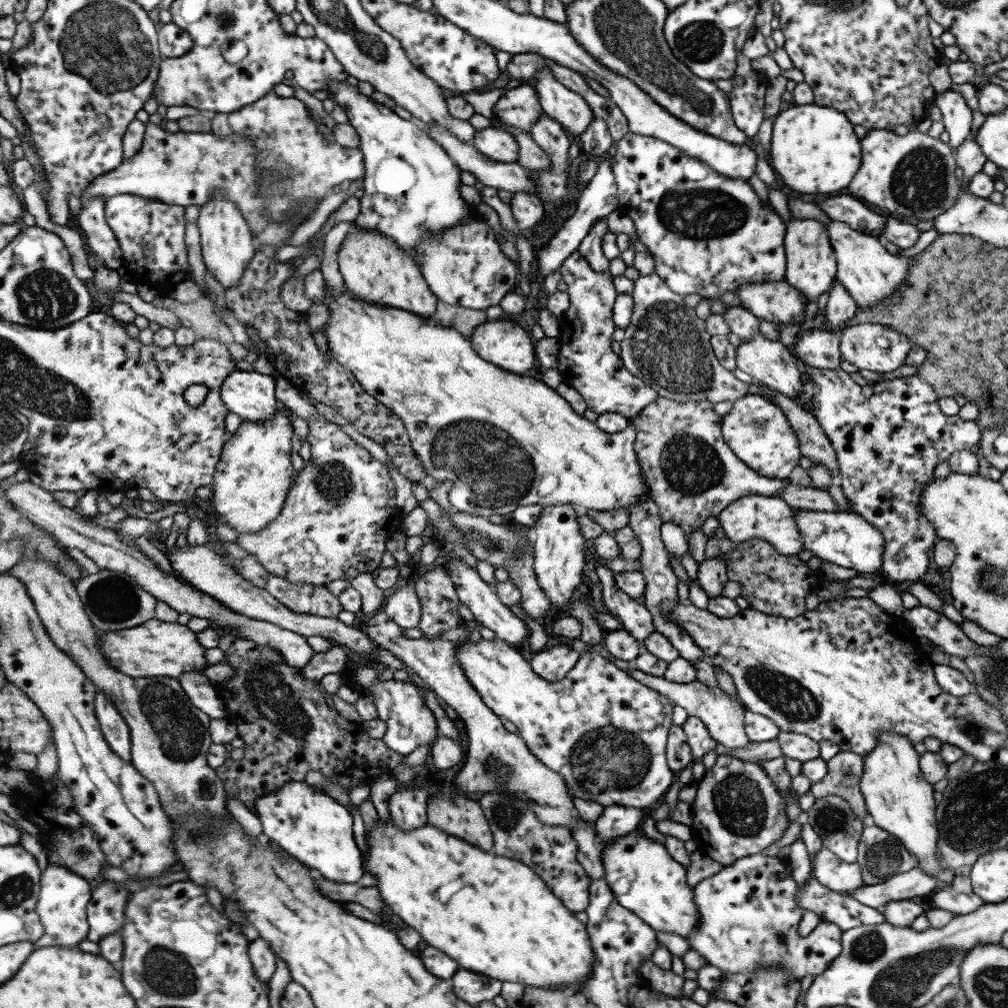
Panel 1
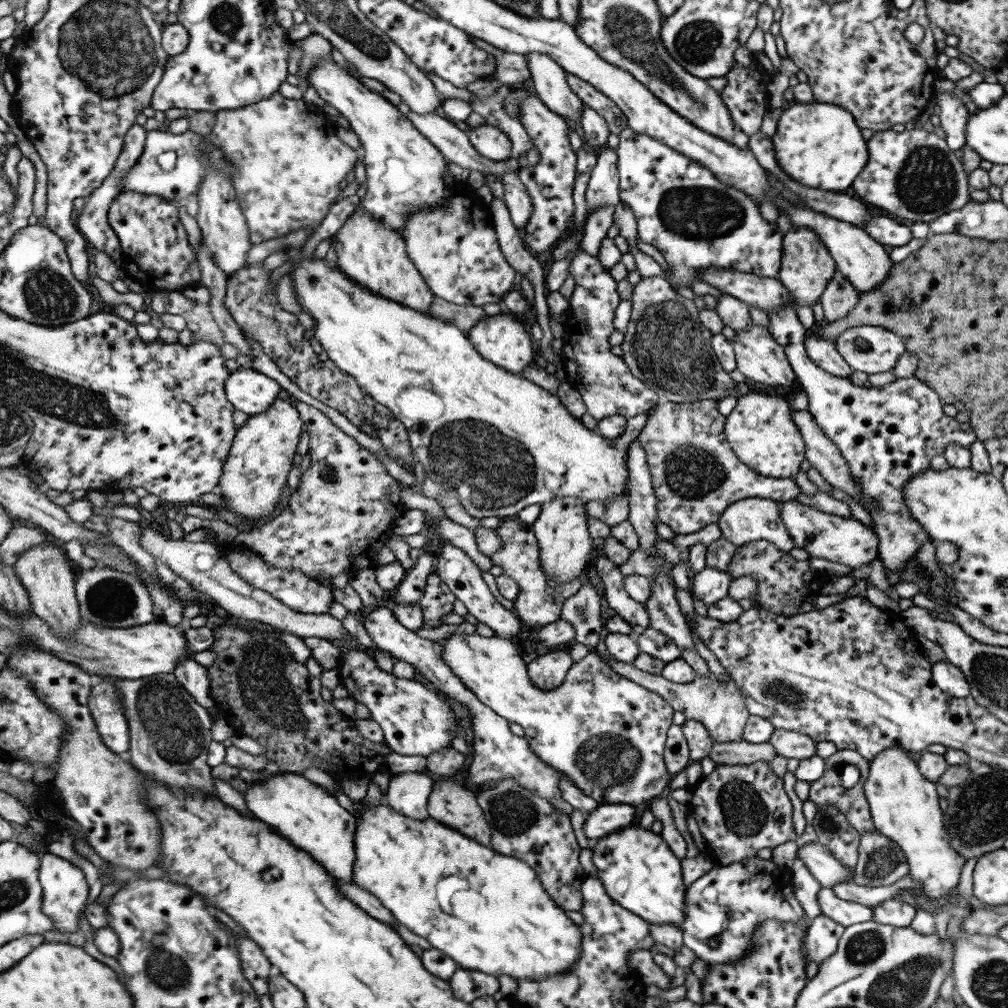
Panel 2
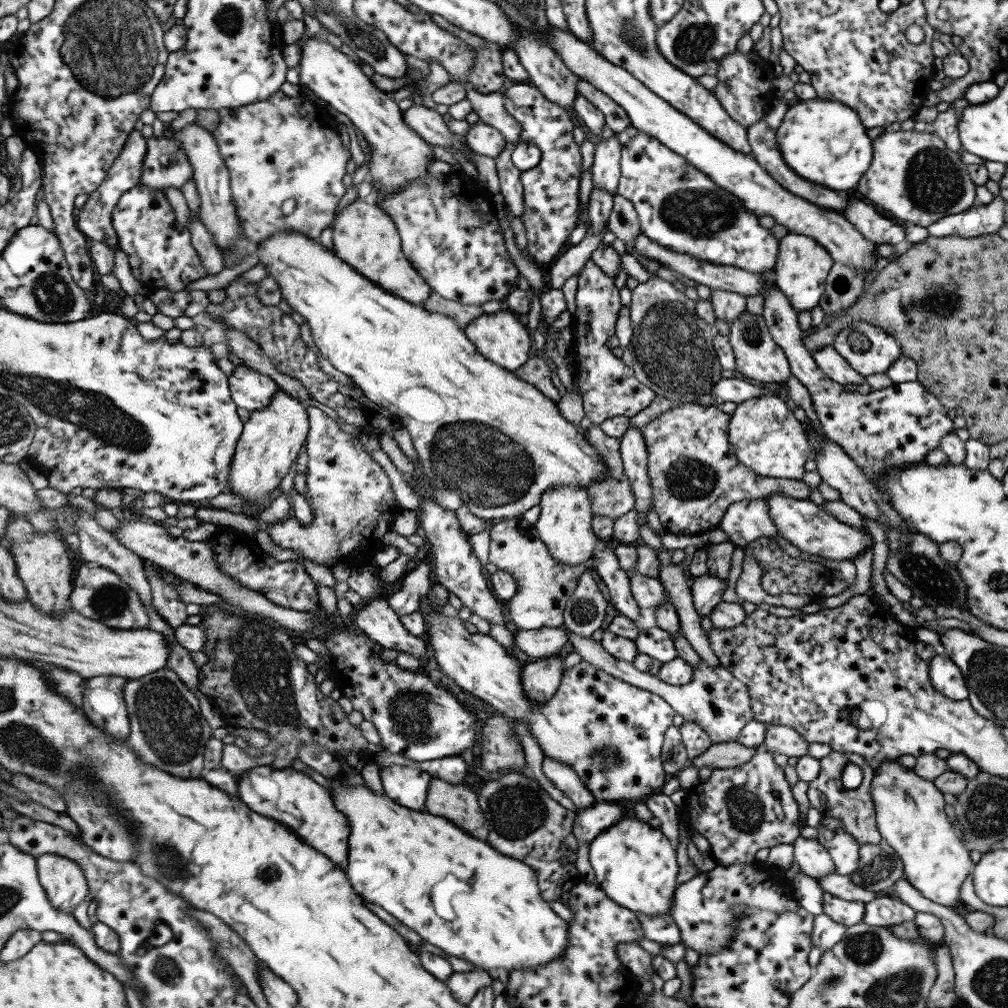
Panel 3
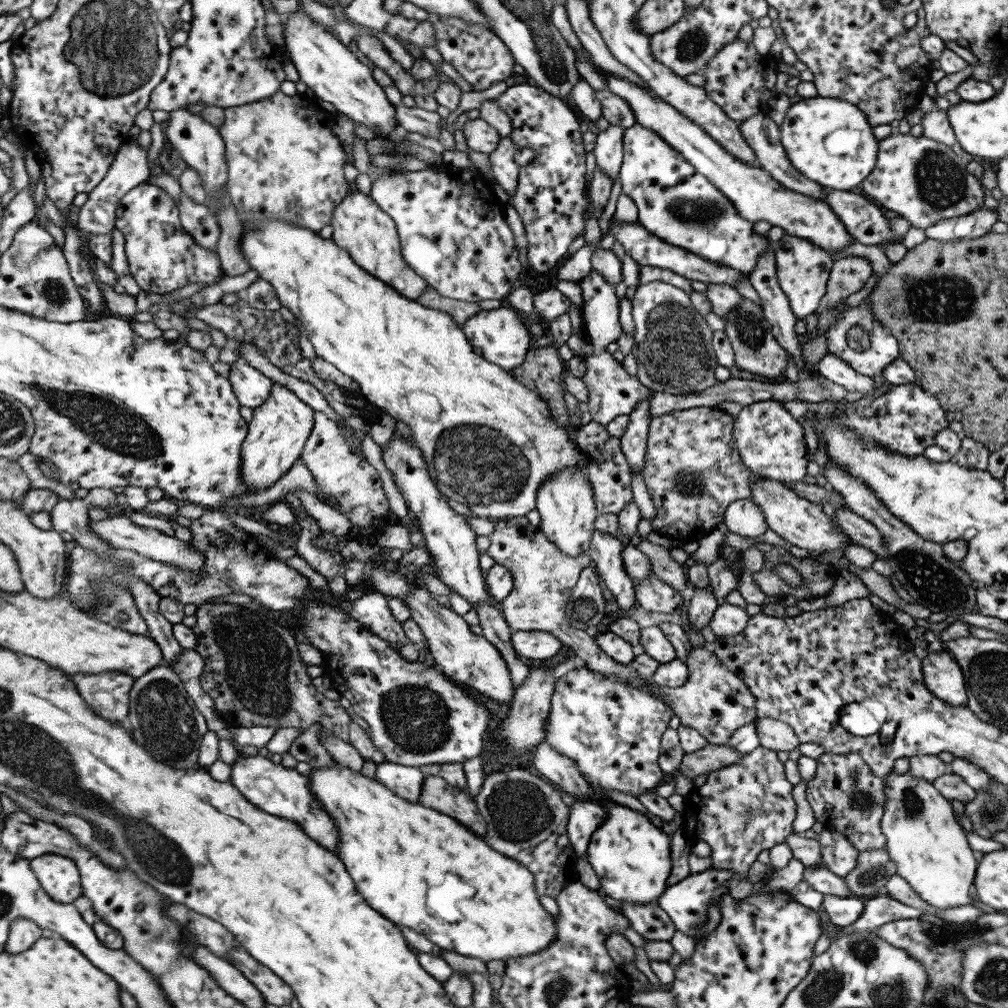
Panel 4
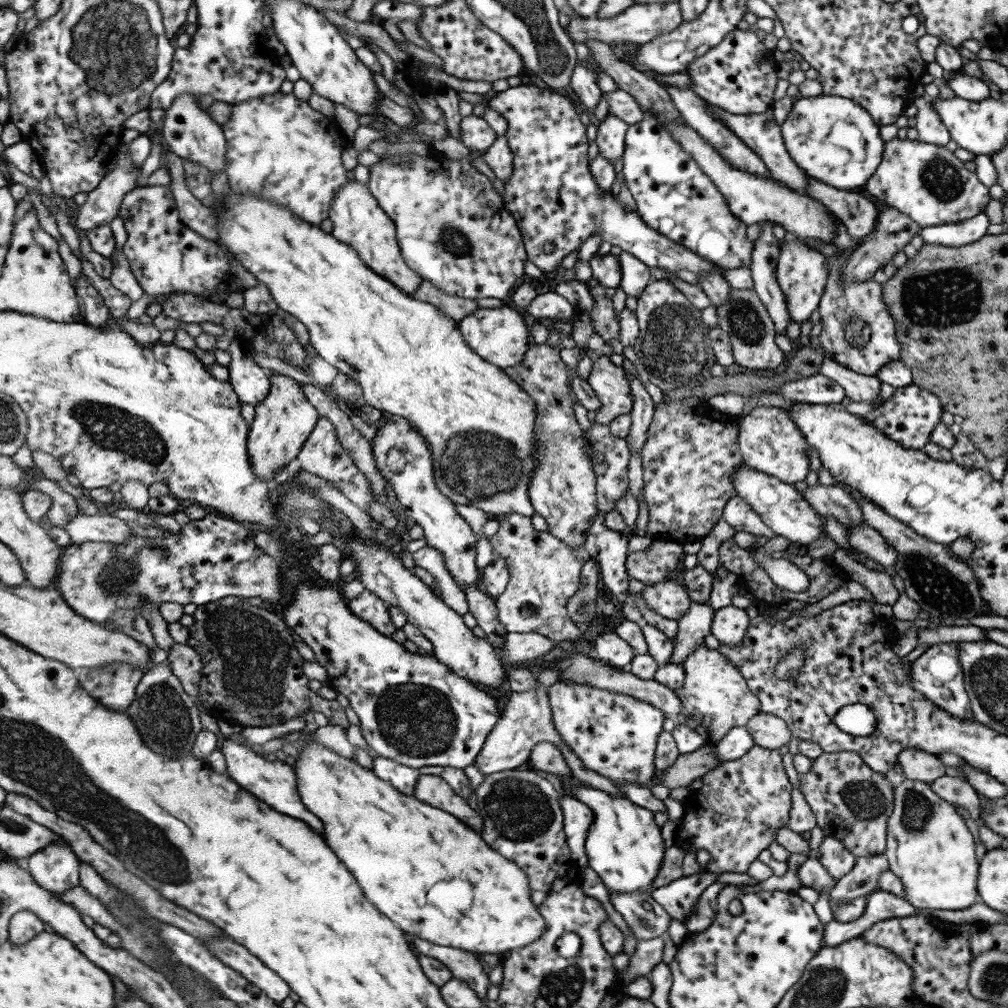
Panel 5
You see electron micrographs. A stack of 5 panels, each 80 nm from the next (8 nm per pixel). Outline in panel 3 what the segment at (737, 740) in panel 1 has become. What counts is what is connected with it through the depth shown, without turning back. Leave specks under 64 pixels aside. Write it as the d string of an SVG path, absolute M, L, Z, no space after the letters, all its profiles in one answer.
M568 630L567 644L569 649L576 650L581 656L581 660L595 665L607 674L627 682L627 684L659 696L670 706L674 714L681 716L683 721L697 724L710 738L711 744L735 741L741 728L753 719L747 688L720 665L707 666L700 658L698 664L693 666L691 681L688 684L671 686L661 682L657 675L653 676L649 673L639 672L631 663L613 658L603 650L599 641L596 642L591 637L583 638Z

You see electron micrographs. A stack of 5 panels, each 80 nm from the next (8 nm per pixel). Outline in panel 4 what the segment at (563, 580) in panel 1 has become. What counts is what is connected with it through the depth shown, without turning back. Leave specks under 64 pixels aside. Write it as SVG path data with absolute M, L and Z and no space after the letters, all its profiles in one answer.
M576 464L552 474L537 487L534 508L539 513L538 529L543 536L567 556L586 554L592 531L599 515L596 513L591 485L587 481L585 465Z

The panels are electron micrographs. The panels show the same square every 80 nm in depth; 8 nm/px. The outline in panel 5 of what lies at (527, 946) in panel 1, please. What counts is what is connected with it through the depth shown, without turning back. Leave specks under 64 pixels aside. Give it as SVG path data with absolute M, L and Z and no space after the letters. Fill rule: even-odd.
M307 740L303 742L303 751L301 751L301 755L299 755L299 759L295 762L296 767L296 773L298 774L298 785L300 793L302 794L303 802L307 805L307 808L311 810L311 812L314 812L315 816L321 816L321 820L325 822L325 832L327 832L327 844L331 846L331 848L339 854L339 858L343 858L343 862L346 863L347 868L355 874L355 878L359 878L359 884L363 886L363 892L367 894L367 898L371 900L371 902L375 902L375 906L379 906L379 910L383 910L383 914L387 914L393 922L399 922L399 926L403 926L403 930L407 930L407 936L411 934L411 936L417 936L417 938L423 938L423 940L429 940L429 942L433 942L433 944L441 944L441 946L450 946L451 948L460 948L461 950L466 950L467 952L476 952L476 954L479 954L479 956L482 956L483 954L495 954L495 955L501 955L503 956L504 953L506 953L508 950L515 950L516 948L521 948L522 946L527 946L528 944L531 944L532 942L535 942L545 930L546 924L544 921L544 918L538 913L538 908L535 904L531 901L531 898L529 897L529 892L531 892L531 889L528 885L528 878L527 875L524 874L523 870L519 869L518 866L511 862L510 859L503 858L503 855L500 855L498 851L491 850L491 847L488 847L486 844L483 844L484 840L481 840L479 838L479 834L475 834L473 830L469 830L469 827L465 826L465 823L462 822L462 820L459 820L455 818L450 812L446 810L441 810L439 807L431 806L429 803L423 802L422 799L419 799L417 797L413 797L409 794L405 794L401 790L397 790L390 782L387 782L386 779L379 778L378 774L375 774L375 771L369 770L368 768L365 768L364 766L361 766L359 764L358 760L349 760L349 758L343 758L343 756L339 756L339 754L335 754L333 750L329 750L329 748L325 748L323 744L317 744L317 742L313 740ZM455 884L461 884L463 888L459 888L459 890L453 890L453 886ZM439 886L443 888L443 890L439 890ZM445 886L447 886L447 908L443 908L443 906L439 906L437 902L443 898L441 894L445 892ZM433 890L437 890L439 894L437 896L431 896L429 898L429 894L433 892ZM433 898L437 900L437 902L433 902Z

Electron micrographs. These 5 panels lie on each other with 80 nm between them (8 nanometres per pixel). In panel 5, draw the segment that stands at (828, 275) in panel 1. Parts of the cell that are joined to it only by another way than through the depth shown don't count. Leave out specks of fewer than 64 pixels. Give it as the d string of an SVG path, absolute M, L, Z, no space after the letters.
M787 235L780 244L776 262L775 279L783 293L787 312L791 321L801 323L807 321L811 312L818 307L823 288L827 281L827 258L816 250L805 246L795 237Z

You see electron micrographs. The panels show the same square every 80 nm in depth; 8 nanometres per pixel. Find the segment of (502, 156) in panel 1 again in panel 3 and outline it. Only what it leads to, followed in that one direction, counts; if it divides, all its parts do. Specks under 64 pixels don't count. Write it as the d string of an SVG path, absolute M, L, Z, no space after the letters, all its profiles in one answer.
M477 121L475 124L469 125L468 131L464 135L464 142L475 154L495 158L502 151L506 139L498 130L495 130L495 127Z

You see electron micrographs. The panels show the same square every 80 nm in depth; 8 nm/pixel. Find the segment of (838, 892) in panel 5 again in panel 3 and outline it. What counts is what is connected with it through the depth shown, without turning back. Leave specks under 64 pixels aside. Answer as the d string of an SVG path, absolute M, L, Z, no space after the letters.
M881 838L877 844L858 845L858 863L850 877L853 884L877 892L904 877L903 865Z

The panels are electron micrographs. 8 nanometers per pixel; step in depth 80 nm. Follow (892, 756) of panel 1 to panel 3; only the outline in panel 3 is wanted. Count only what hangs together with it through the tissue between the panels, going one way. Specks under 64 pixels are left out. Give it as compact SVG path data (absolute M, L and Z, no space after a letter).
M897 759L889 762L881 762L879 768L875 768L874 775L870 782L870 795L875 809L875 823L879 835L891 850L898 856L903 865L905 880L918 890L923 898L928 898L931 902L936 902L941 906L955 907L962 905L958 897L959 886L965 876L969 875L974 863L969 857L969 851L958 839L956 830L948 820L943 806L943 796L935 788L932 781L925 780L916 775L912 768L899 766Z

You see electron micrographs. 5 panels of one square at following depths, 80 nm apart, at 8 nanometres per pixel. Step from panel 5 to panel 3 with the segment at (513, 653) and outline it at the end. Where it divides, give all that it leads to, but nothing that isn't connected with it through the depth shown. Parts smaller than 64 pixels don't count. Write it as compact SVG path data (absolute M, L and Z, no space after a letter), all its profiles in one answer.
M539 627L531 630L516 631L513 636L515 645L529 658L540 659L548 655L558 654L559 649L568 643L568 628Z

